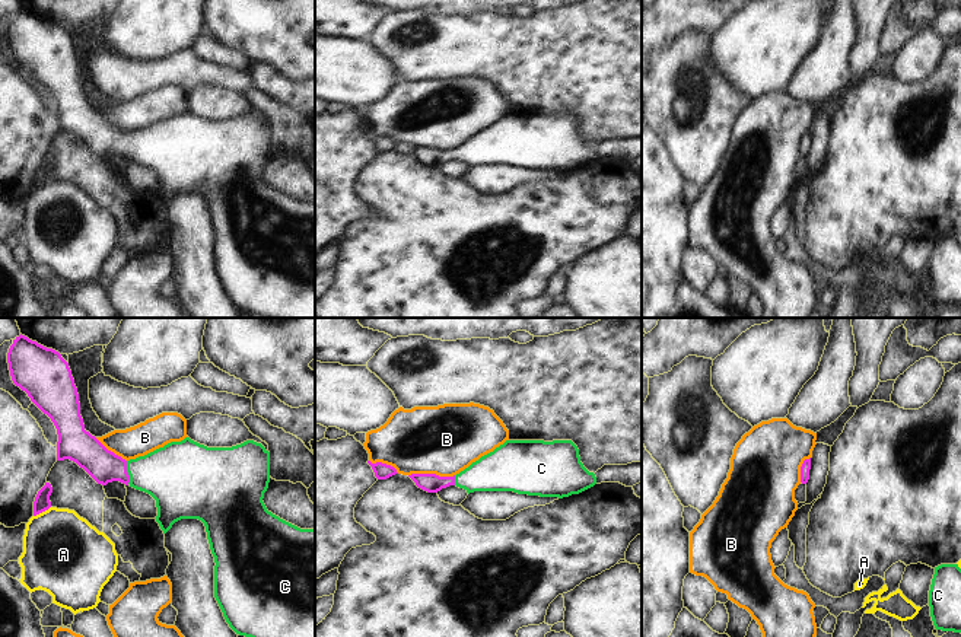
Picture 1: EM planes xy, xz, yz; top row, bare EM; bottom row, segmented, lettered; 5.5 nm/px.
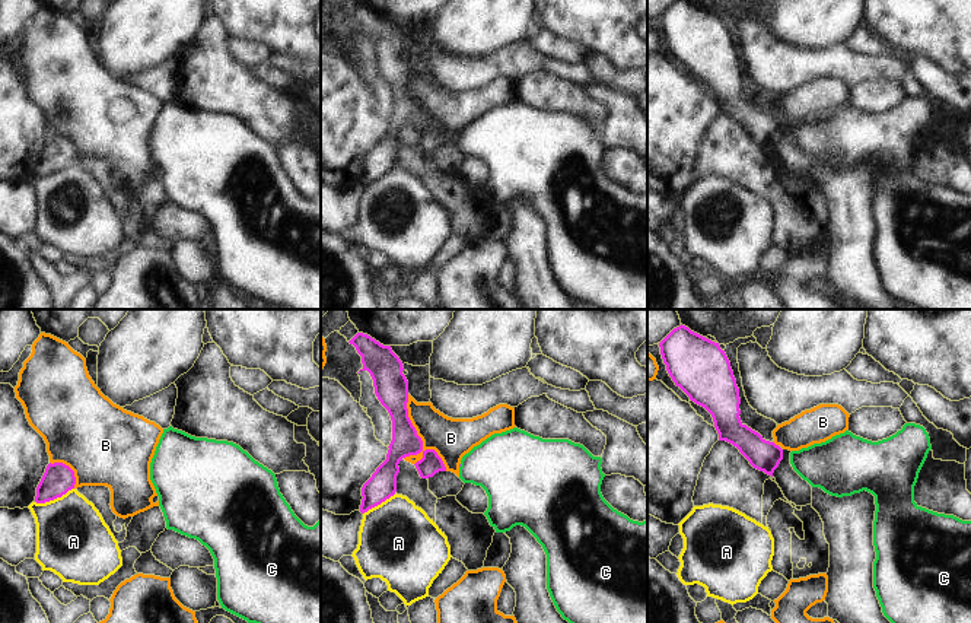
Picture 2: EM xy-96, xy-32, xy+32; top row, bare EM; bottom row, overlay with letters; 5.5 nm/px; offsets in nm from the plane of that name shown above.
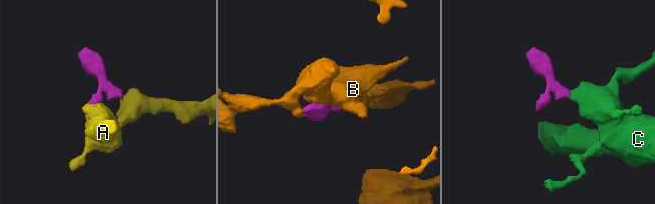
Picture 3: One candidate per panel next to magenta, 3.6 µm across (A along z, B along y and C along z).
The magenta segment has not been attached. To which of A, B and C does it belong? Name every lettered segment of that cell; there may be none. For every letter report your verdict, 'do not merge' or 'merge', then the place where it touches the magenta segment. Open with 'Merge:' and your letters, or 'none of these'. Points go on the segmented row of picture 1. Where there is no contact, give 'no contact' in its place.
Merge: C
A: do not merge; contact xy (41, 512)
B: do not merge; contact xz (430, 474)
C: merge; contact xy (127, 473)

